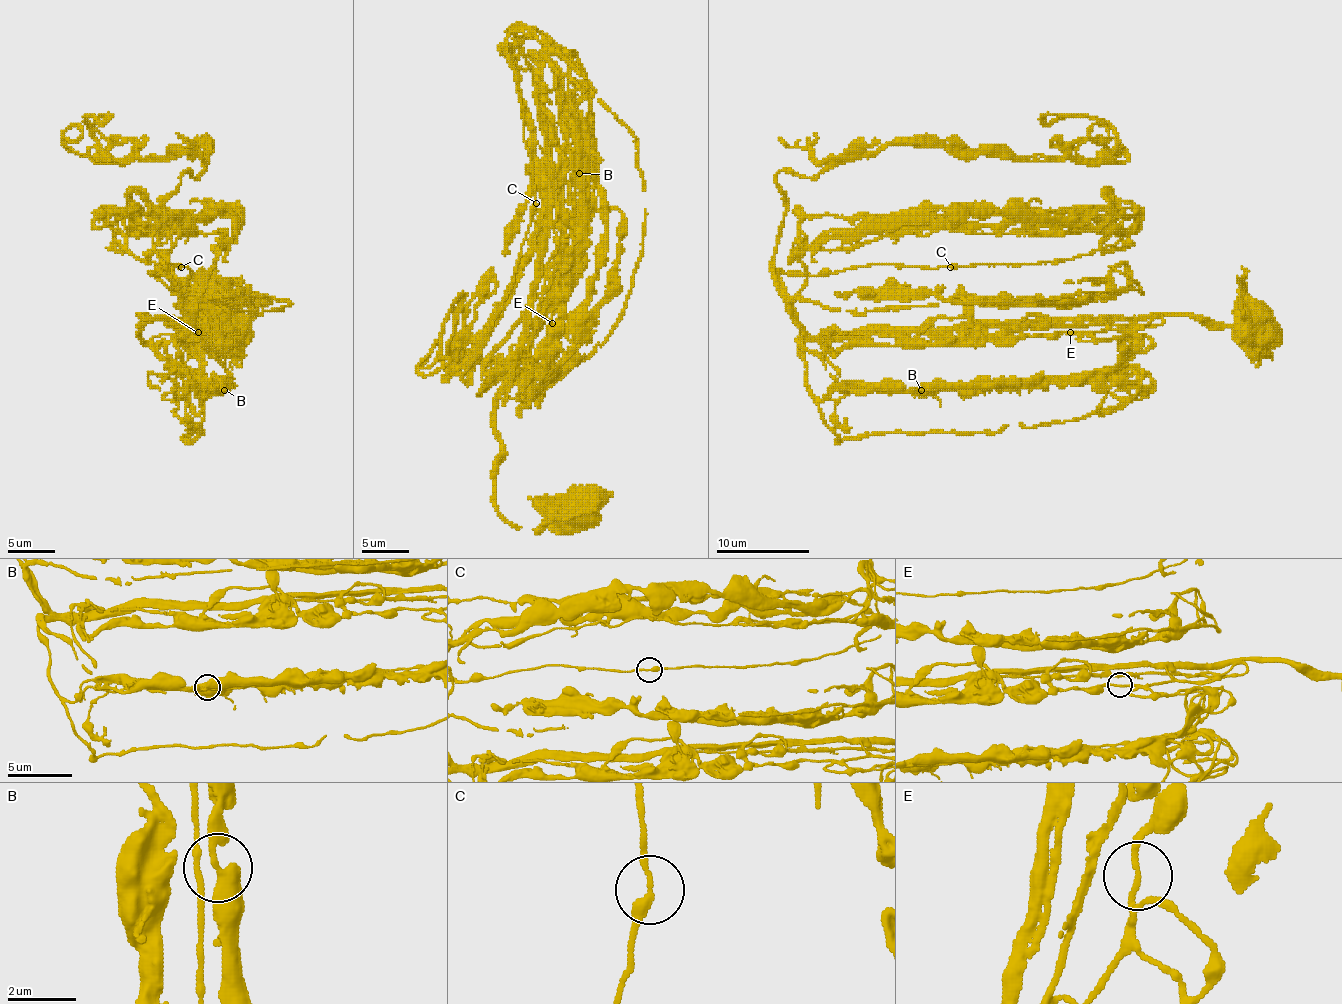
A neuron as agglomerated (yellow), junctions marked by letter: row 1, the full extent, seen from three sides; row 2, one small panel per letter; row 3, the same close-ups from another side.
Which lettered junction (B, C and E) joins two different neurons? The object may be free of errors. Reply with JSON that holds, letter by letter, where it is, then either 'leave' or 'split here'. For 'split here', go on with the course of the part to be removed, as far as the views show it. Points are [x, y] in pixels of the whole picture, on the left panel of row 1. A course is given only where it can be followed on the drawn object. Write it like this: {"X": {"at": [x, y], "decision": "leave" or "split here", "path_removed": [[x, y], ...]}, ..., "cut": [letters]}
{"B": {"at": [224, 390], "decision": "leave"}, "C": {"at": [181, 267], "decision": "leave"}, "E": {"at": [198, 332], "decision": "leave"}, "cut": []}

